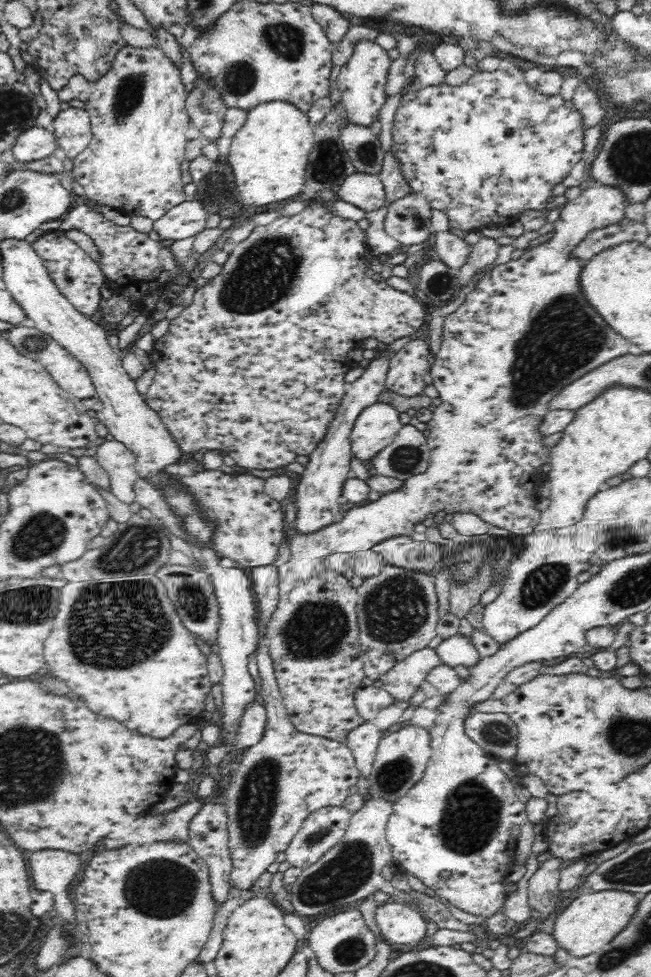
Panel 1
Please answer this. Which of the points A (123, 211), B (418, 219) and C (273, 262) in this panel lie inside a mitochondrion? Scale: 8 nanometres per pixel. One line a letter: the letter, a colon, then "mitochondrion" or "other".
A: other
B: mitochondrion
C: mitochondrion

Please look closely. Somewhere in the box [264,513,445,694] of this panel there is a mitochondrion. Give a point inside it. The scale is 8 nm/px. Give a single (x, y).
(317, 631)

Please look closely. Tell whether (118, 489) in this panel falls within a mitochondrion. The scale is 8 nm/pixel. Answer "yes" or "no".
no

